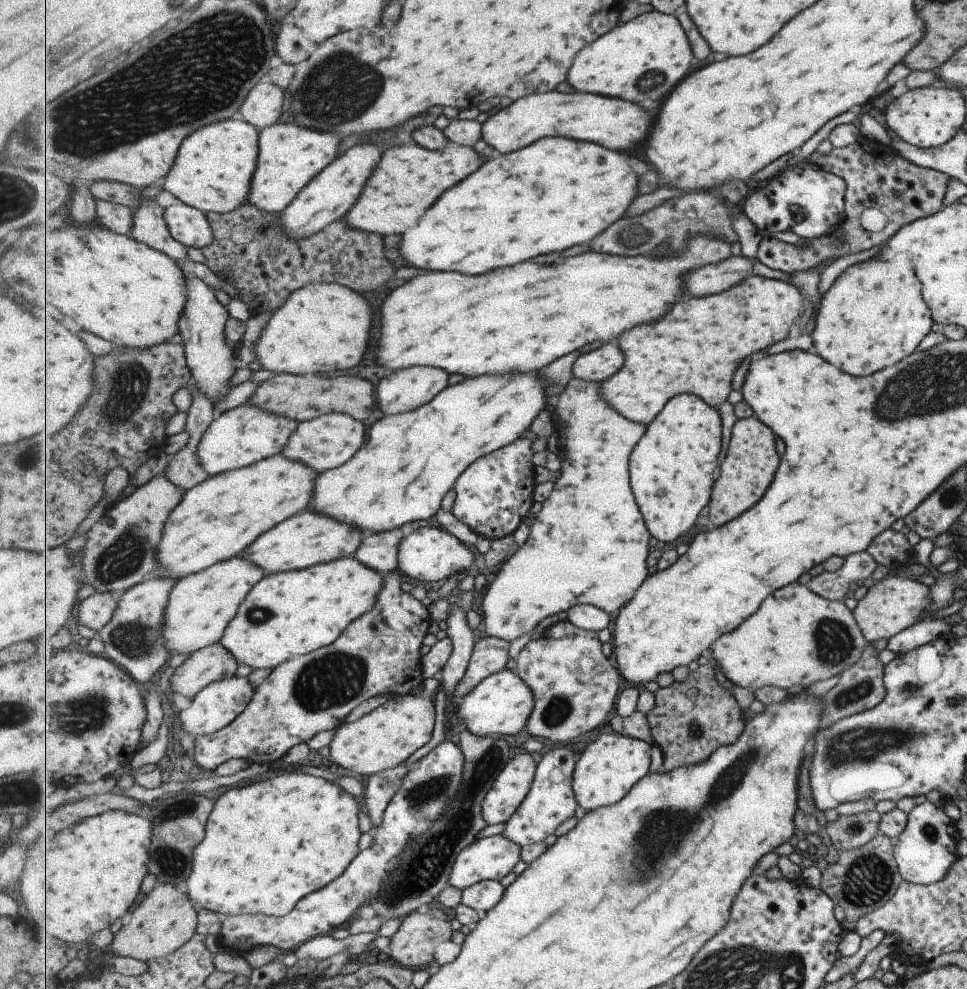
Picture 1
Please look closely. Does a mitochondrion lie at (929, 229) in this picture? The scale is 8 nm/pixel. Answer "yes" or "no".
no

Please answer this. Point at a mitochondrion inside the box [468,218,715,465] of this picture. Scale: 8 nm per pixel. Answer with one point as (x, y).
(639, 235)

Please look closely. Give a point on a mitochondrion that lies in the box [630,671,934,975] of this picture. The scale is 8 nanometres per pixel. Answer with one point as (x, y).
(868, 879)

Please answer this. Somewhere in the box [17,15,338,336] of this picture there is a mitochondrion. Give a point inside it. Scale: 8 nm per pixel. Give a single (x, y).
(84, 37)

